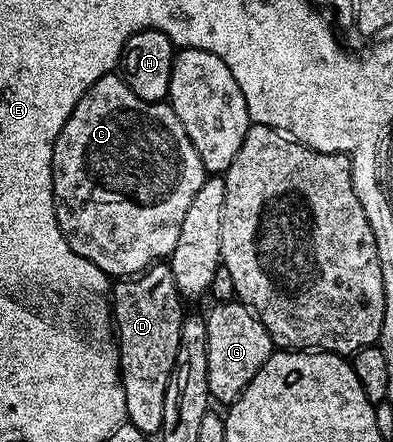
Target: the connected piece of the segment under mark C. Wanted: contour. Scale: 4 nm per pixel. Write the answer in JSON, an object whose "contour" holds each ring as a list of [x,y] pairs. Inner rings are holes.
{"contour":[[[111,74],[100,78],[76,102],[68,122],[64,122],[64,130],[56,138],[56,146],[52,154],[52,186],[54,187],[54,209],[60,230],[80,258],[88,258],[92,266],[96,266],[100,271],[106,273],[110,278],[129,278],[137,276],[139,272],[149,268],[155,262],[165,261],[176,250],[176,238],[180,238],[180,226],[184,226],[184,214],[188,214],[188,206],[192,206],[192,198],[196,198],[196,193],[200,191],[200,186],[204,186],[207,178],[207,170],[200,162],[200,154],[192,146],[184,126],[180,126],[180,118],[171,110],[169,103],[159,102],[149,104],[144,98],[136,98],[132,90],[127,86],[121,75]]]}

